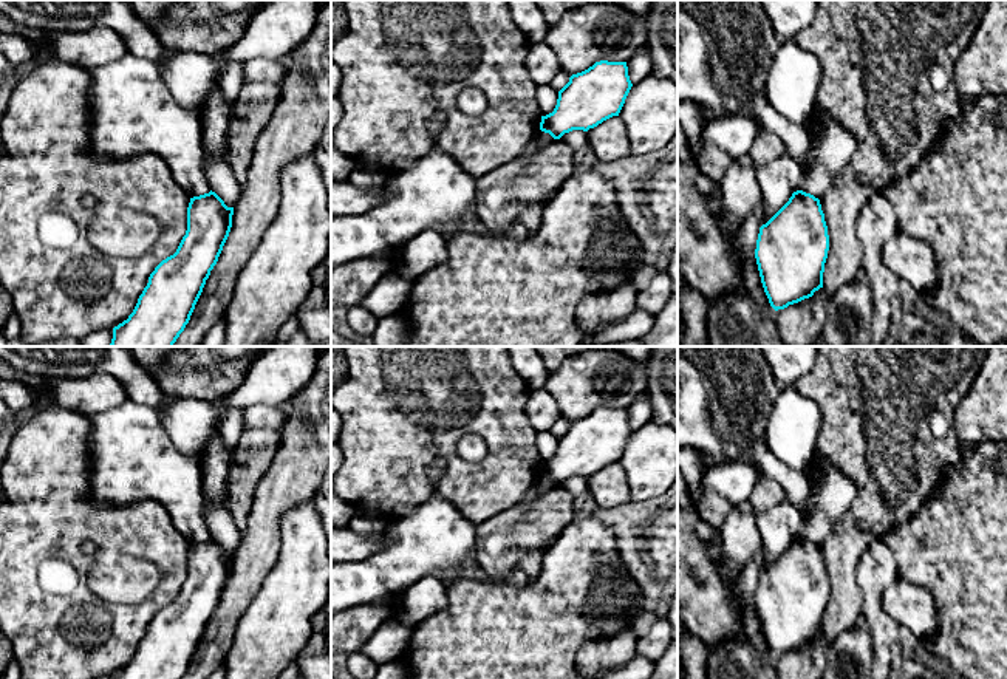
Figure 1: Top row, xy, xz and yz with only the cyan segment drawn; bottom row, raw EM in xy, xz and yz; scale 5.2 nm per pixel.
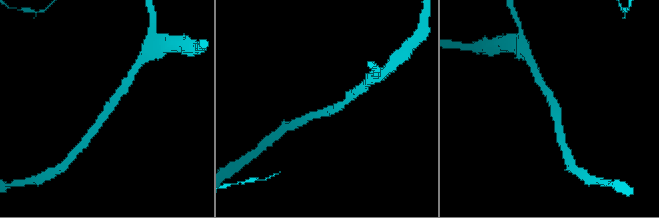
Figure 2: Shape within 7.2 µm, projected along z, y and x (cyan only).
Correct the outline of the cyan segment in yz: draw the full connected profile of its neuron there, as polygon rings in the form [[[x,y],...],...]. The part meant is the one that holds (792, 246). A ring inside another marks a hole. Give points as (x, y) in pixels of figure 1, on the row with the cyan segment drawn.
[[[803,190],[760,227],[755,258],[764,292],[778,311],[823,288],[829,235],[820,200]]]

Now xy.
[[[212,190],[190,198],[186,235],[176,252],[162,260],[150,274],[128,319],[113,328],[110,346],[173,346],[189,323],[206,280],[218,261],[232,227],[232,215],[234,207],[227,207]]]

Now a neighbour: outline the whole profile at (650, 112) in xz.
[[[650,74],[631,87],[619,118],[626,127],[631,155],[665,147],[678,131],[678,85]]]

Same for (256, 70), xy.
[[[251,59],[243,60],[244,84],[272,82],[282,85],[288,76],[288,65],[285,60]]]

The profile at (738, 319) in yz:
[[[747,288],[708,300],[708,346],[787,346],[780,337],[775,309],[755,300]]]

